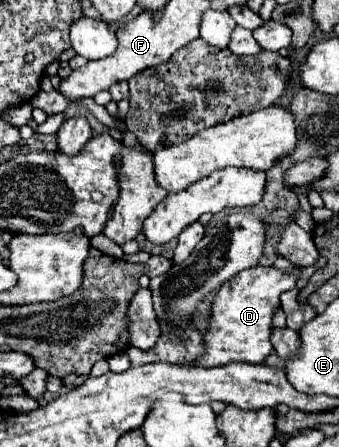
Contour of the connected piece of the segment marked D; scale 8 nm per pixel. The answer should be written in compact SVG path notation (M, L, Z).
M253 266L239 272L235 278L225 282L213 298L209 328L203 332L205 354L197 358L199 366L223 366L227 362L249 362L263 364L273 352L271 346L271 316L279 306L279 296L285 290L295 288L299 270L275 270L271 266Z

